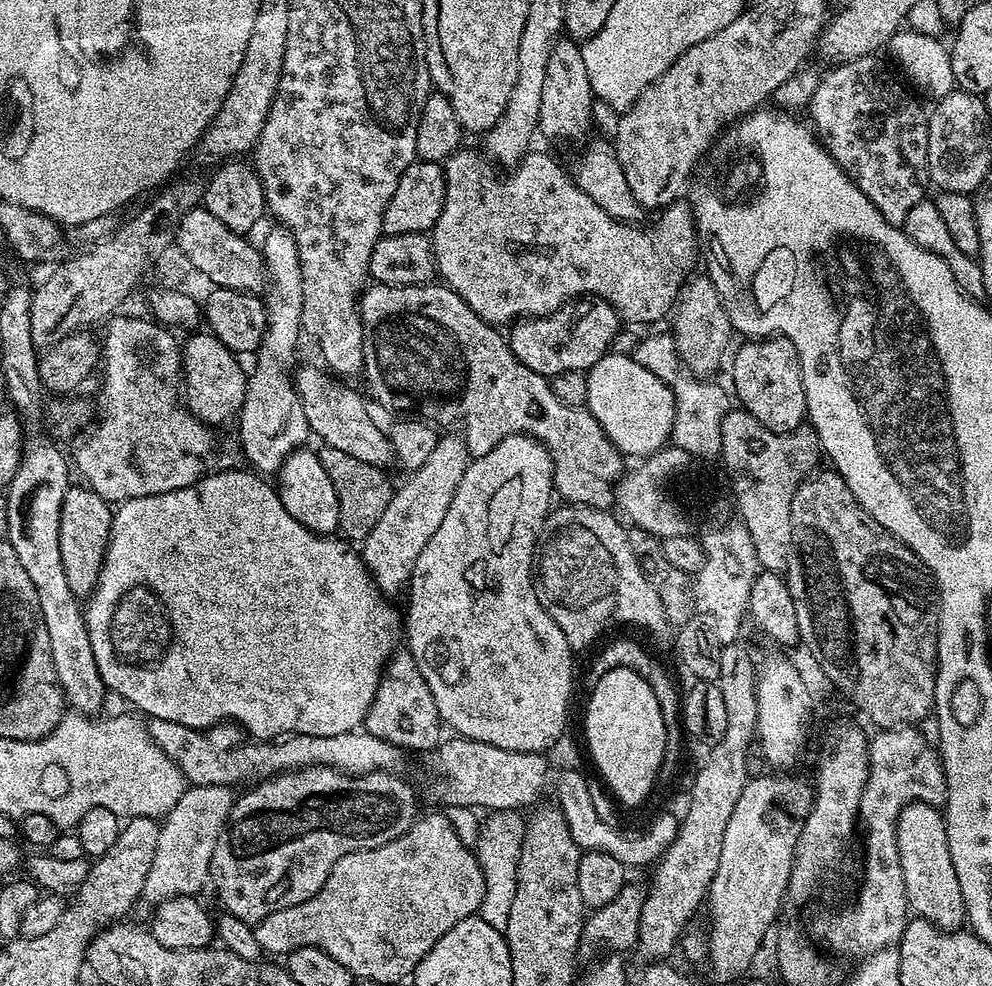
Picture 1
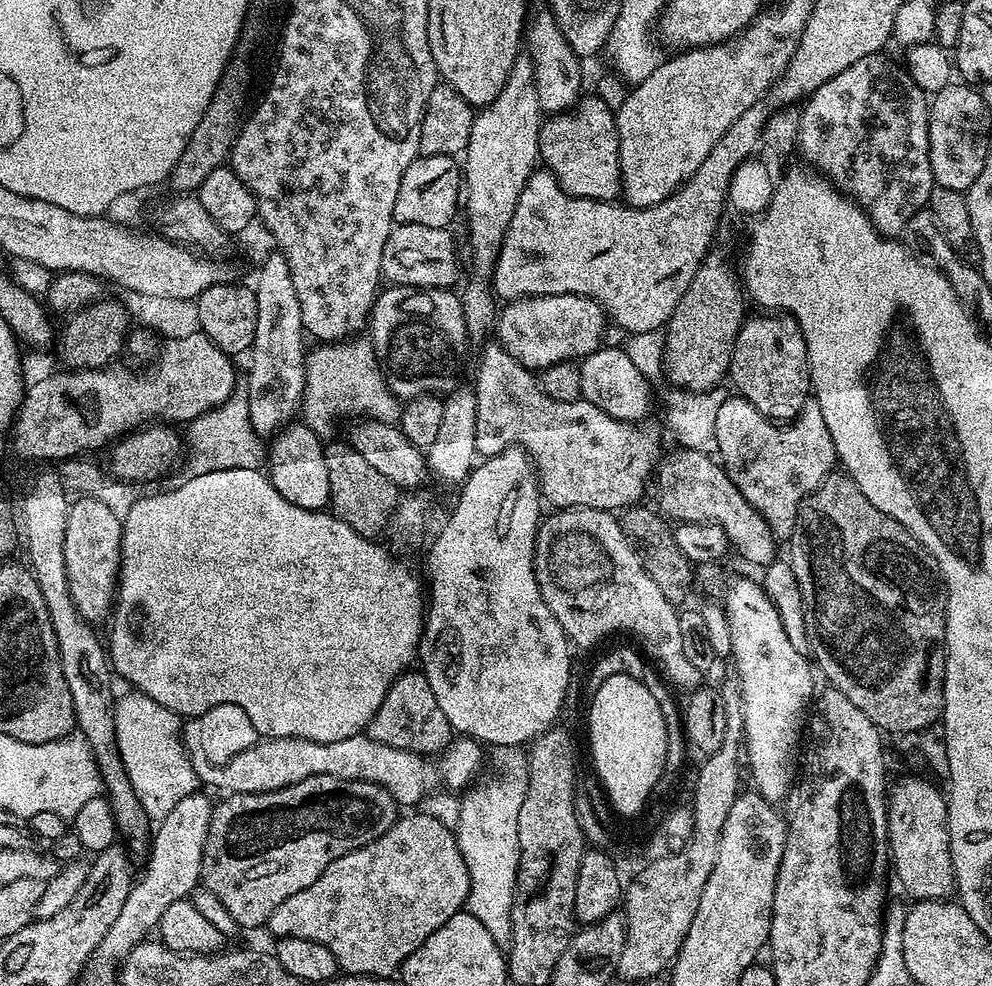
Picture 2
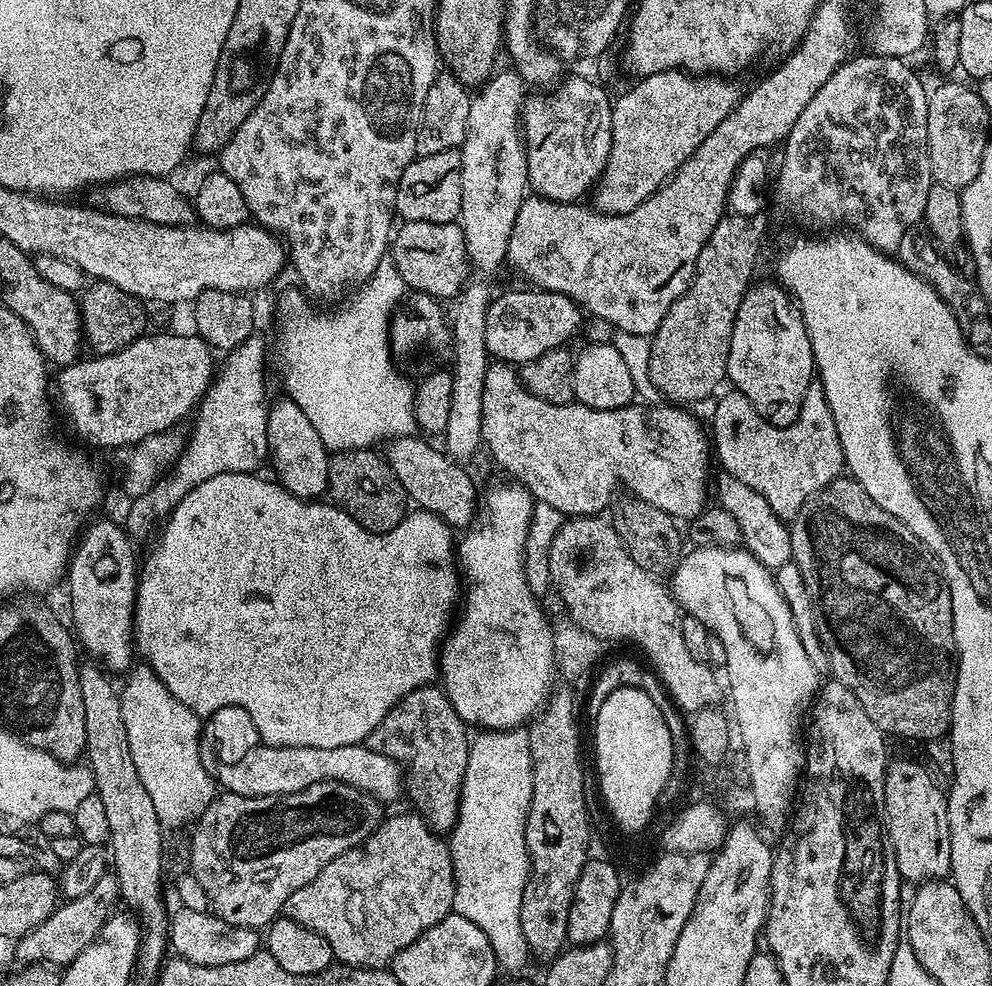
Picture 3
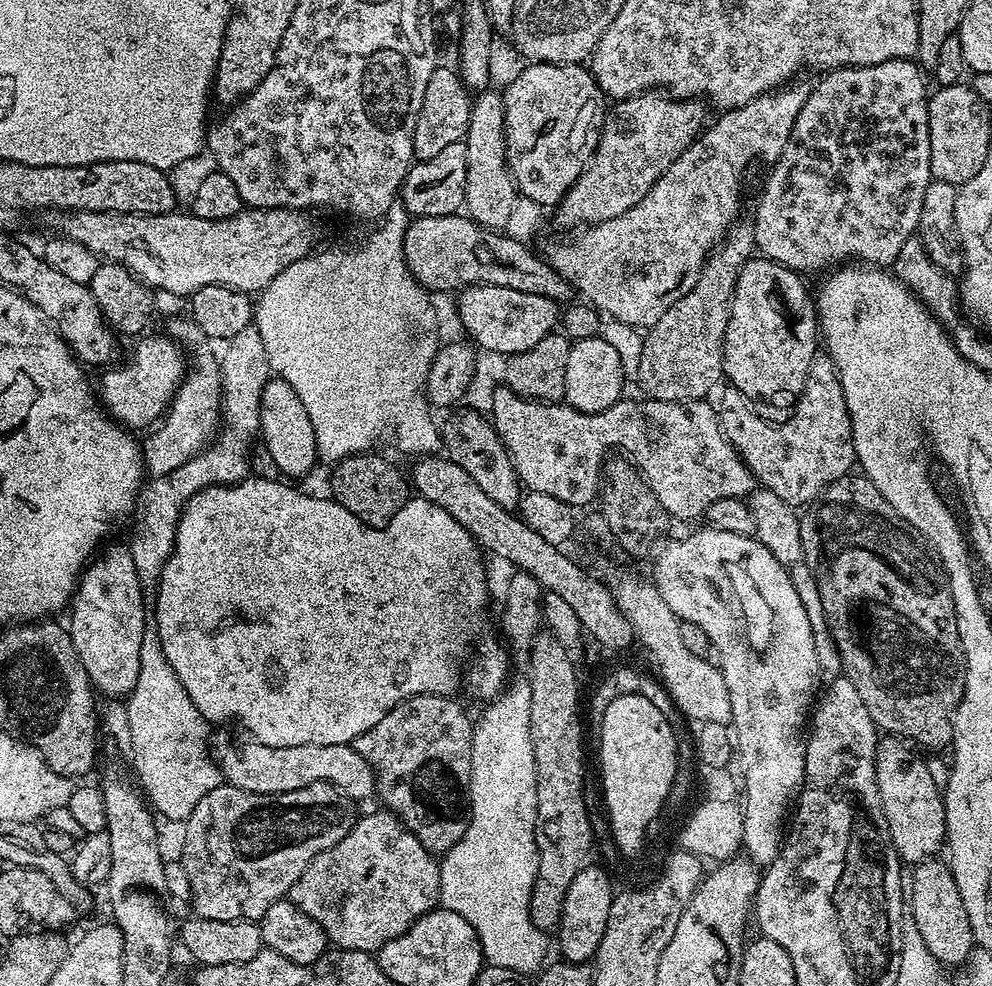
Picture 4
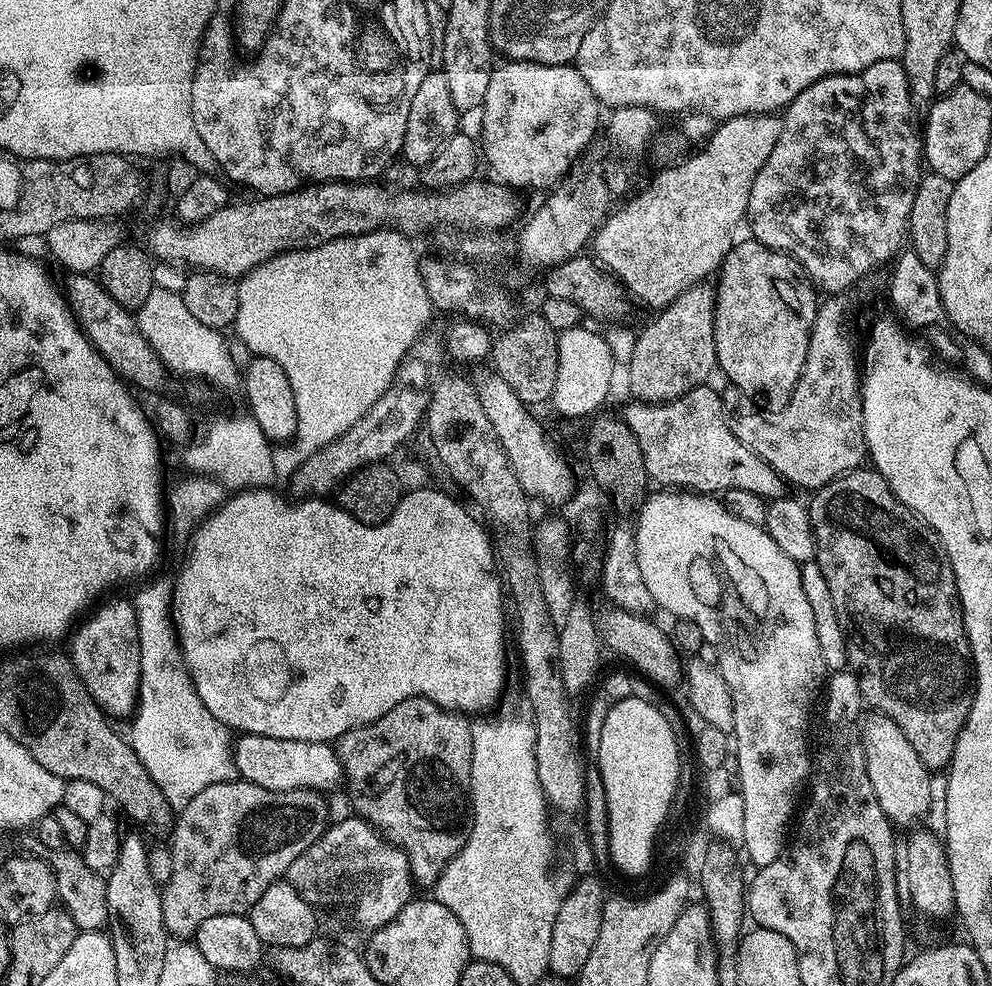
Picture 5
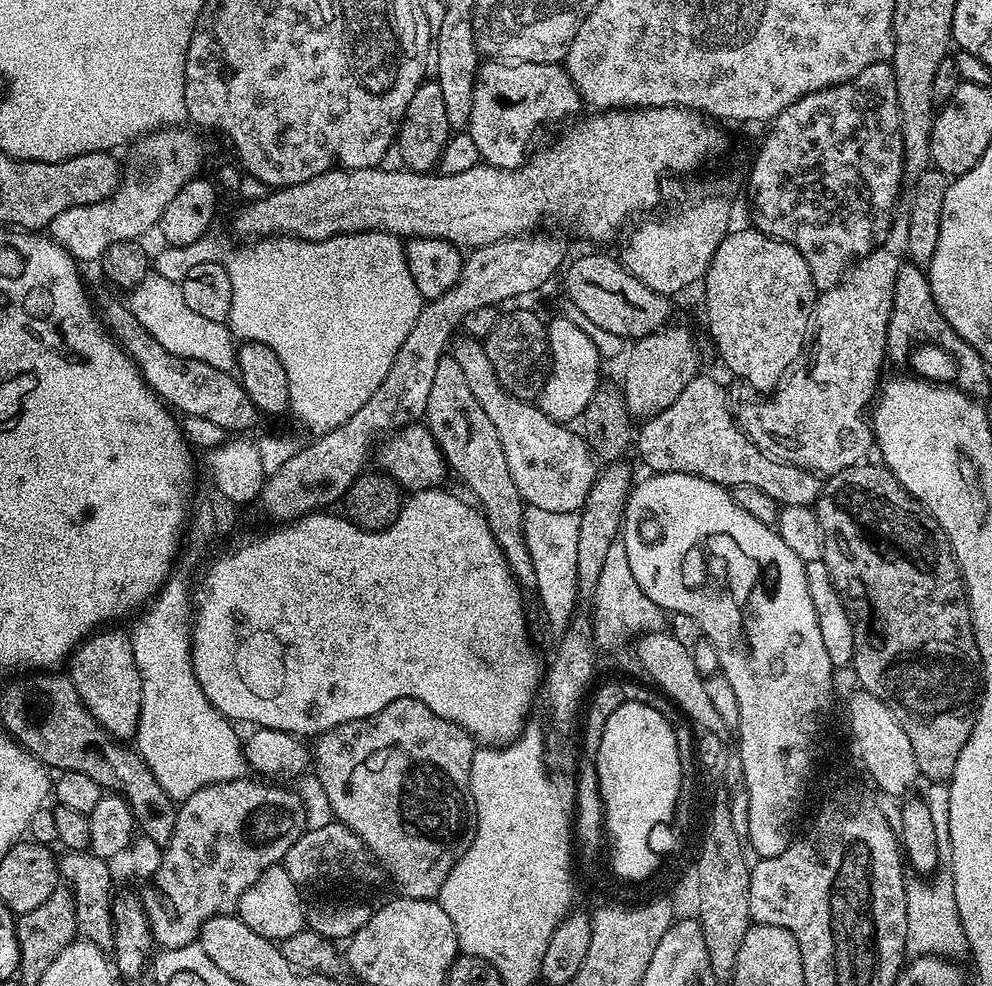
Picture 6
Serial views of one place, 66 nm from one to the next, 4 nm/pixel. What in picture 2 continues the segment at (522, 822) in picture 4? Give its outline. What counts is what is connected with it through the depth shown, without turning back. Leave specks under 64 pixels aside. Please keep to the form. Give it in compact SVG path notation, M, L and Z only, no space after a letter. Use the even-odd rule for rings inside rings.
M493 747L490 752L490 768L496 773L485 784L477 783L463 793L460 804L460 825L455 825L456 841L462 850L466 870L470 870L470 894L466 910L490 933L490 938L502 946L512 942L512 899L516 893L516 875L520 869L518 846L518 810L528 793L528 757L523 747Z

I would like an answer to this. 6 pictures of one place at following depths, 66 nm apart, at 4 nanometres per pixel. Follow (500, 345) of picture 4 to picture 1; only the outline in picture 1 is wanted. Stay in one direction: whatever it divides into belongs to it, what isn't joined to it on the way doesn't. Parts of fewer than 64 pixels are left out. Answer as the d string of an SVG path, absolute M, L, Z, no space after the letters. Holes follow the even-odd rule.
M585 296L563 304L549 316L530 316L521 318L511 325L506 339L510 350L522 362L530 366L534 374L553 377L566 374L566 370L587 373L589 368L609 352L614 336L622 328L620 315L610 302L601 296Z

